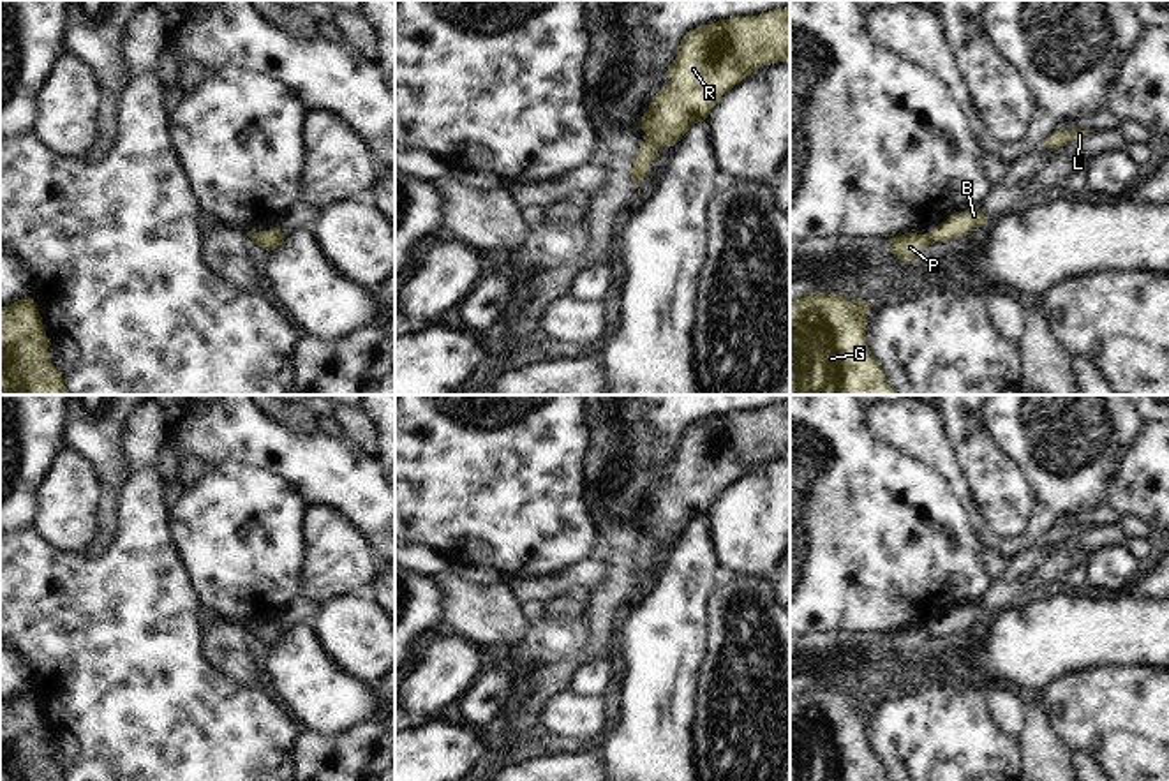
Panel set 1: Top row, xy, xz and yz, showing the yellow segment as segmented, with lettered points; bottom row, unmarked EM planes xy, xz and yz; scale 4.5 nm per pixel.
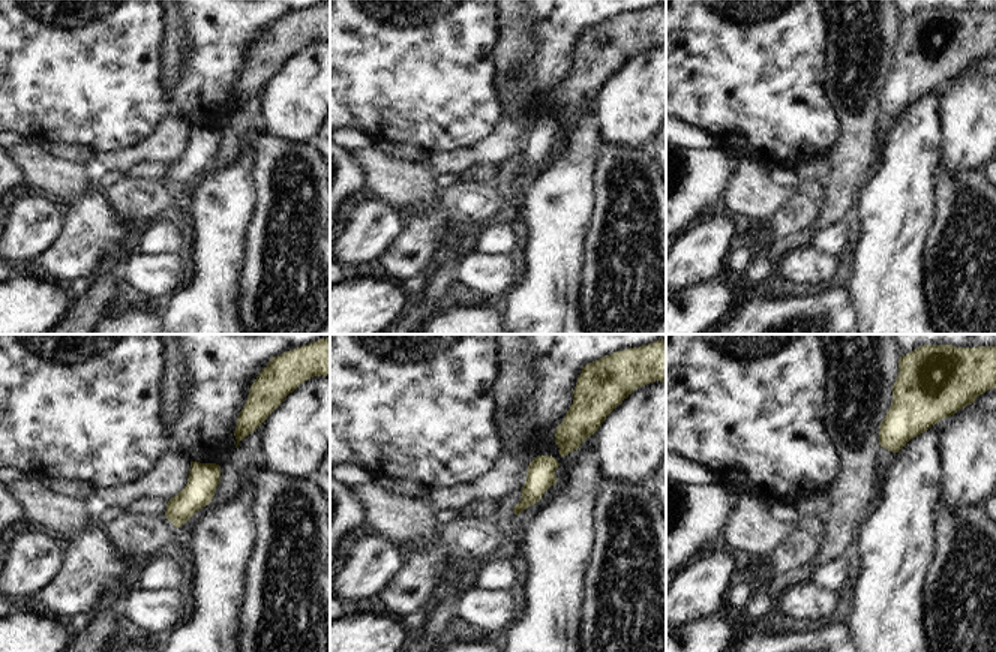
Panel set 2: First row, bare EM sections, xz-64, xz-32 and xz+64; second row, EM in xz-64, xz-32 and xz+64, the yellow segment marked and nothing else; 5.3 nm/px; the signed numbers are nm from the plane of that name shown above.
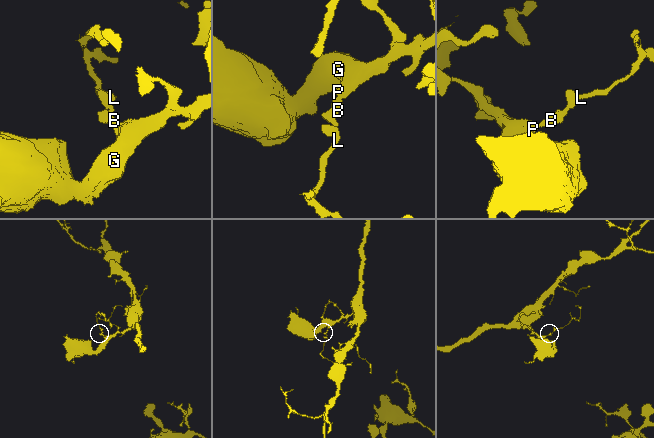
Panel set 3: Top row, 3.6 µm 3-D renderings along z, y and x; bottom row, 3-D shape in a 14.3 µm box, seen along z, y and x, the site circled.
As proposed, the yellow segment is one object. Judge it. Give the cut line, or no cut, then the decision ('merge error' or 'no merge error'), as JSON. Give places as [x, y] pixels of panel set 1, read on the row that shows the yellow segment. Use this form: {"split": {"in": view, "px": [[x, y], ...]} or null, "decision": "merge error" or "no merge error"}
{"split": {"in": "xz", "px": [[644, 138], [658, 147]]}, "decision": "merge error"}

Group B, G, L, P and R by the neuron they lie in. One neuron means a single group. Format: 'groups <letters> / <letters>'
groups B L / G P R

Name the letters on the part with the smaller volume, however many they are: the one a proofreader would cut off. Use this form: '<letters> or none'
B, L

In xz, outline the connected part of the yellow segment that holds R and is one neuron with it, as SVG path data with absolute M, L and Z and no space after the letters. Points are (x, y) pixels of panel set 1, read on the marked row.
M790 7L689 30L668 65L668 85L642 116L644 139L674 146L753 71L790 62Z

